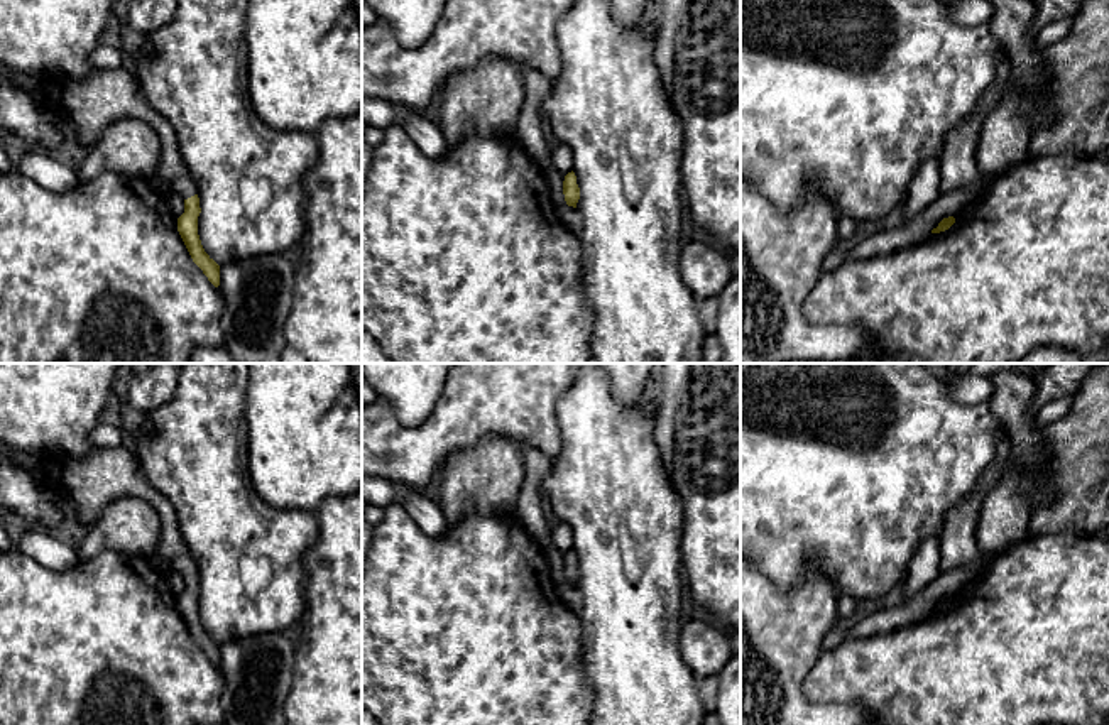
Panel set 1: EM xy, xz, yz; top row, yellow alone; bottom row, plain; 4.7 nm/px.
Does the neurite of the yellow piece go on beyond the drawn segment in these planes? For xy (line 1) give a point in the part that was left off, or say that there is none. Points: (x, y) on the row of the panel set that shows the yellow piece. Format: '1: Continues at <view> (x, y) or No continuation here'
1: Continues at xy (90, 105)

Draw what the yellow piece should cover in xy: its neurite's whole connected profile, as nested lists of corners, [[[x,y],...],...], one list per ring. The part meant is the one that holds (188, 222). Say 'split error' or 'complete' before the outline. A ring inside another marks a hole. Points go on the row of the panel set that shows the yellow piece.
split error; [[[132,64],[117,69],[96,69],[83,79],[66,79],[57,112],[76,132],[78,144],[93,145],[117,118],[139,118],[149,123],[161,140],[161,162],[156,176],[184,198],[184,213],[178,232],[208,281],[220,286],[220,265],[205,252],[198,235],[201,213],[196,184],[181,157],[172,125],[147,101]]]

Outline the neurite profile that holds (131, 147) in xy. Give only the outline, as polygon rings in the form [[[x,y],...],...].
[[[117,118],[93,144],[76,174],[79,183],[91,181],[103,172],[152,179],[159,162],[157,132],[144,120]]]

